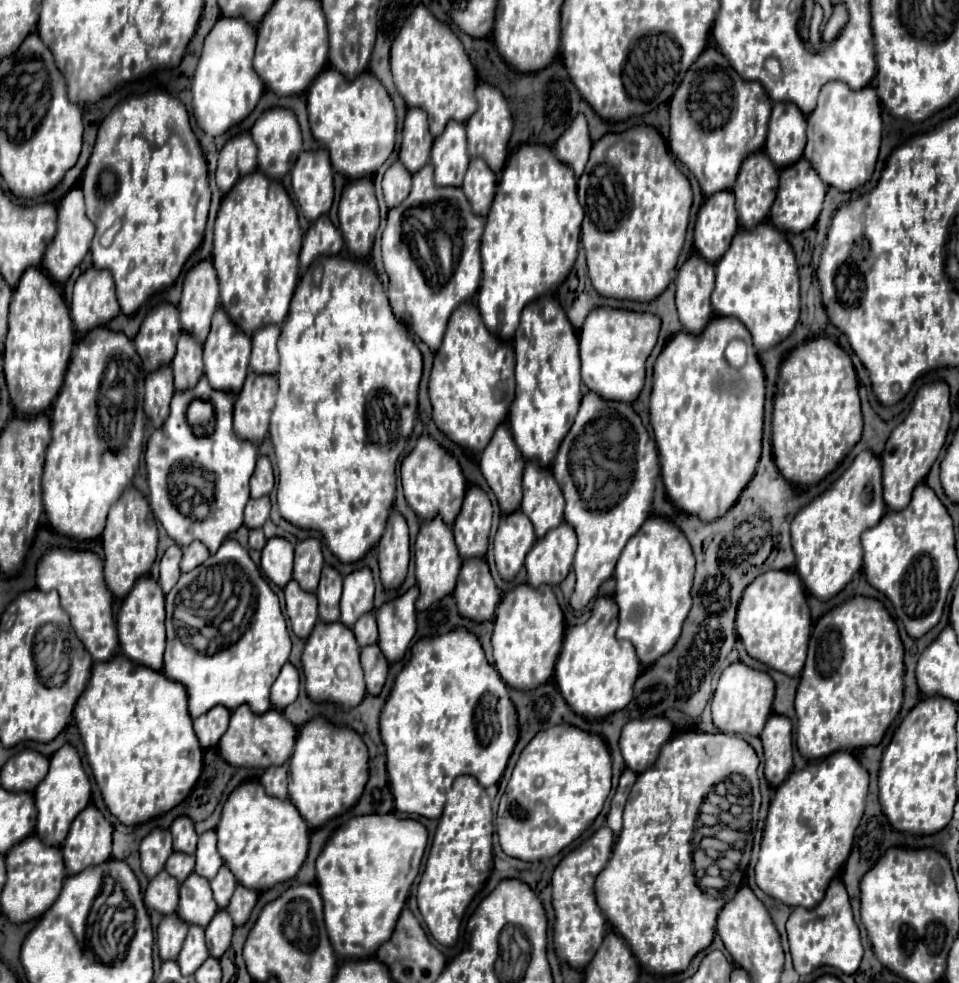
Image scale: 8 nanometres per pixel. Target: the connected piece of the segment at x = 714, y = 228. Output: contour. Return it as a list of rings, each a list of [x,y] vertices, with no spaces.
[[[720,190],[704,200],[694,228],[694,246],[708,262],[720,260],[738,232],[738,216],[732,190]]]

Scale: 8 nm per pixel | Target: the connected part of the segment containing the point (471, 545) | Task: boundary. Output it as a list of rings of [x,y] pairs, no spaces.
[[[472,484],[466,490],[462,510],[452,524],[456,546],[462,558],[486,554],[490,524],[492,524],[492,502],[480,486]]]

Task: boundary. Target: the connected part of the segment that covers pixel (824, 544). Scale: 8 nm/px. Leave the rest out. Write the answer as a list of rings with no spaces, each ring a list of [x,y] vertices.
[[[872,450],[858,454],[830,488],[800,508],[790,526],[792,548],[796,554],[796,572],[812,596],[828,600],[852,580],[854,572],[862,568],[864,550],[860,534],[866,528],[876,526],[884,512],[886,504],[882,498],[880,458]]]

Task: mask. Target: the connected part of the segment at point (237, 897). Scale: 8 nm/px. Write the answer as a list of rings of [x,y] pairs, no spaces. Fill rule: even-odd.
[[[242,884],[236,886],[236,890],[232,894],[232,900],[228,904],[228,912],[230,912],[232,920],[234,920],[234,924],[244,924],[250,918],[250,912],[252,912],[256,900],[258,900],[256,890],[244,888]]]

